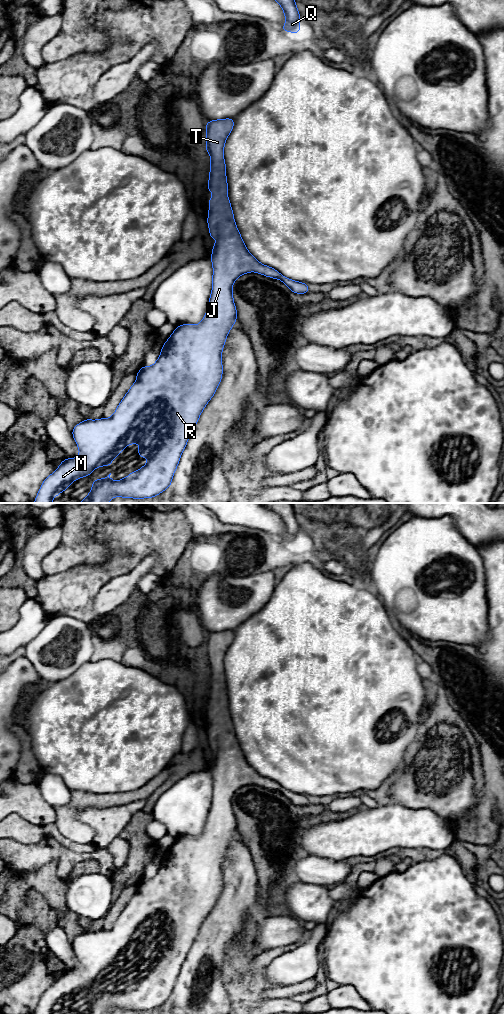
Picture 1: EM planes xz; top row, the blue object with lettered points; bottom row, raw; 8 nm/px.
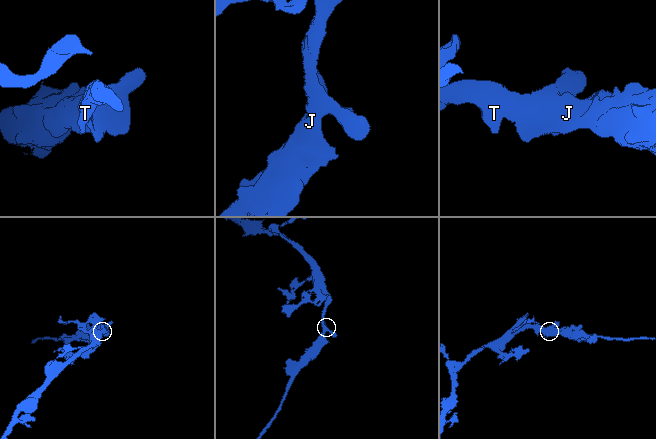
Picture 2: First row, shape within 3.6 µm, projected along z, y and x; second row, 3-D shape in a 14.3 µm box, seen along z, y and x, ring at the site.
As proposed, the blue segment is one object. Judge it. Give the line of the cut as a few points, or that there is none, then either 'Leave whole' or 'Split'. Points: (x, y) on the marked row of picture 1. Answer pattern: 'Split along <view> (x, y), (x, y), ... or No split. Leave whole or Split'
No split. Leave whole

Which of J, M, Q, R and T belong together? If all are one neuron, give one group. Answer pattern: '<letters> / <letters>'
J M Q R T

